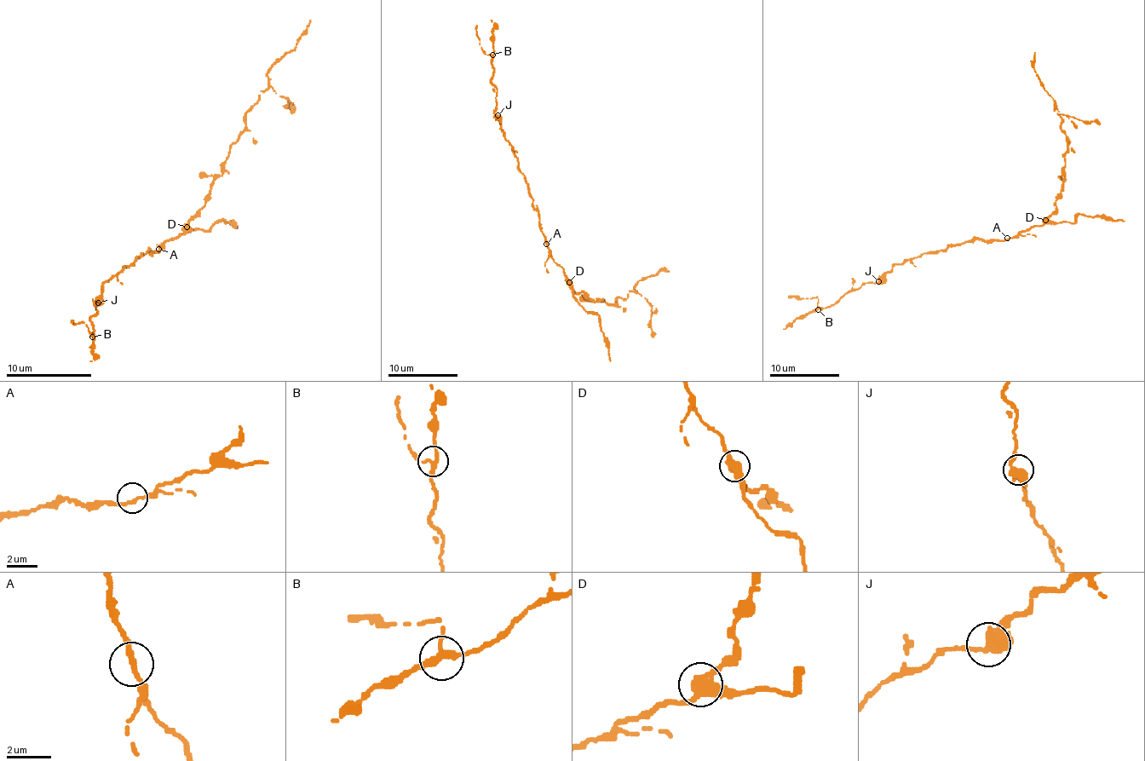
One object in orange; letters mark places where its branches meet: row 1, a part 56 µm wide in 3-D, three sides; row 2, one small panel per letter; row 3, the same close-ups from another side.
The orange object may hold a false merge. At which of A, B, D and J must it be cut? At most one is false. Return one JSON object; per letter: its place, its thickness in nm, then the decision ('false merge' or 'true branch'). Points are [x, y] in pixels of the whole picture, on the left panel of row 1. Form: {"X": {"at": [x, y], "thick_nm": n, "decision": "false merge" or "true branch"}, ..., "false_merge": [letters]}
{"A": {"at": [158, 249], "thick_nm": 240, "decision": "true branch"}, "B": {"at": [92, 337], "thick_nm": 280, "decision": "true branch"}, "D": {"at": [186, 227], "thick_nm": 480, "decision": "false merge"}, "J": {"at": [98, 302], "thick_nm": 440, "decision": "true branch"}, "false_merge": ["D"]}

